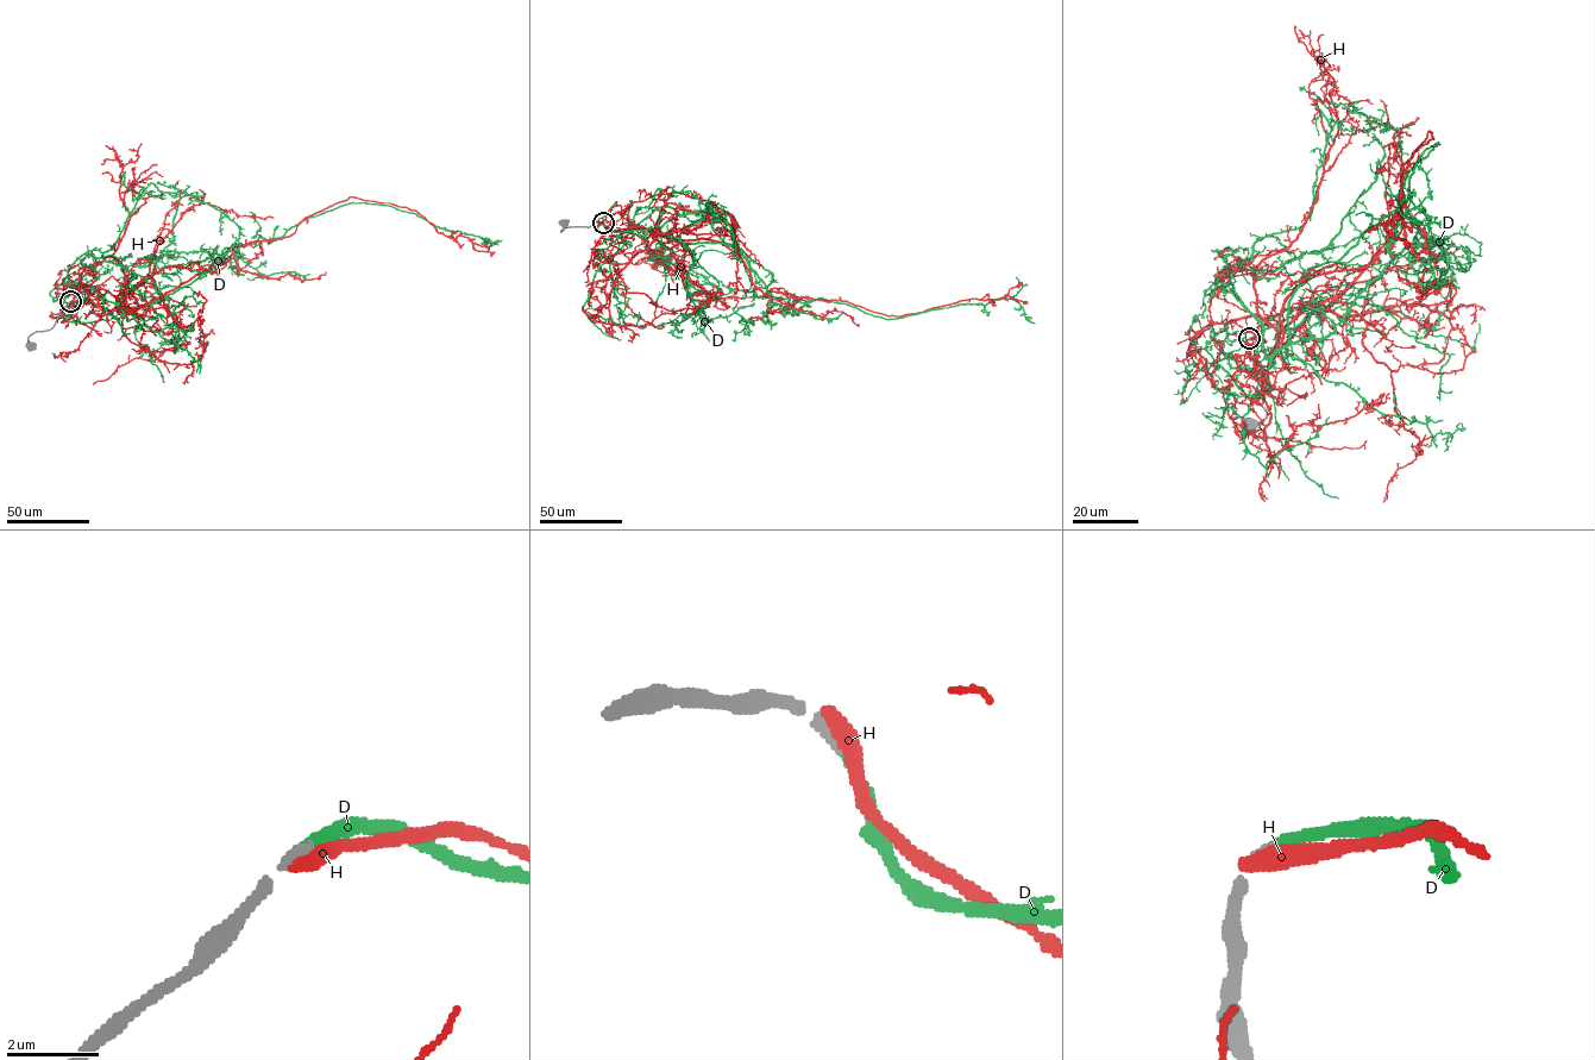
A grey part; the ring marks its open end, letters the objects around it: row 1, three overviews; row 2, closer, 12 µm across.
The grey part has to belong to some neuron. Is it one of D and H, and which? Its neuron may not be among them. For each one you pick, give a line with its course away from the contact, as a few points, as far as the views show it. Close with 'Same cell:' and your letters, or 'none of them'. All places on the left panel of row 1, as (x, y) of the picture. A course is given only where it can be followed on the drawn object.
D: Its course: (70, 302), (130, 312), (190, 284), (233, 244), (281, 237), (350, 202), (502, 240)
Same cell: D

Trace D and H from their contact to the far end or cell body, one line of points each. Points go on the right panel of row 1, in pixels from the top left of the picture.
D: (1249, 339), (1268, 358), (1289, 342), (1294, 292), (1406, 215), (1407, 173), (1438, 143), (1398, 209), (1446, 218)
H: (1249, 339), (1269, 355), (1300, 286), (1387, 248), (1402, 165), (1429, 131), (1392, 231), (1407, 249)

